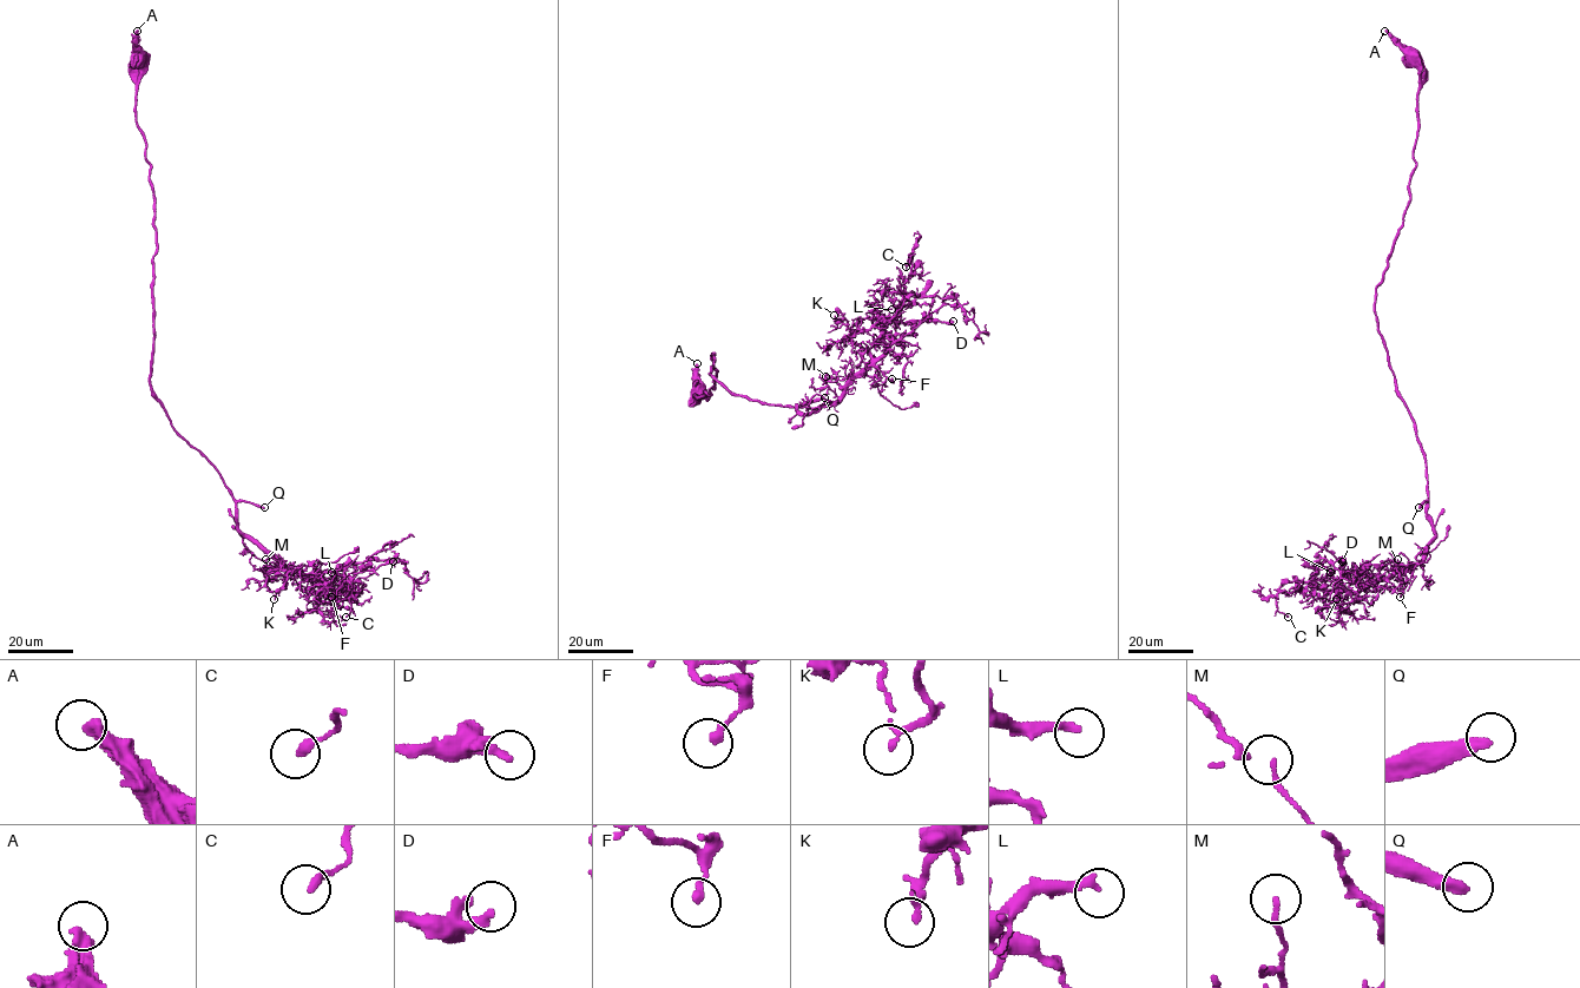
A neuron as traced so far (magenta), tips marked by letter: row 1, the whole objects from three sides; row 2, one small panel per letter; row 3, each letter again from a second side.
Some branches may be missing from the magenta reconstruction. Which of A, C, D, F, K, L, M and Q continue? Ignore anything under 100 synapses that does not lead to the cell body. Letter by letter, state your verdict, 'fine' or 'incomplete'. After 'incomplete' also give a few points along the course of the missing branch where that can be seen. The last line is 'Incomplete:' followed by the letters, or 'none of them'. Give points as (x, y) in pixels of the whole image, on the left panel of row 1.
A: fine
C: fine
D: fine
F: fine
K: fine
L: fine
M: fine
Q: incomplete; missing branch runs (264, 507), (314, 518), (376, 509), (441, 578), (462, 572), (473, 561), (472, 550), (475, 551)
Incomplete: Q

